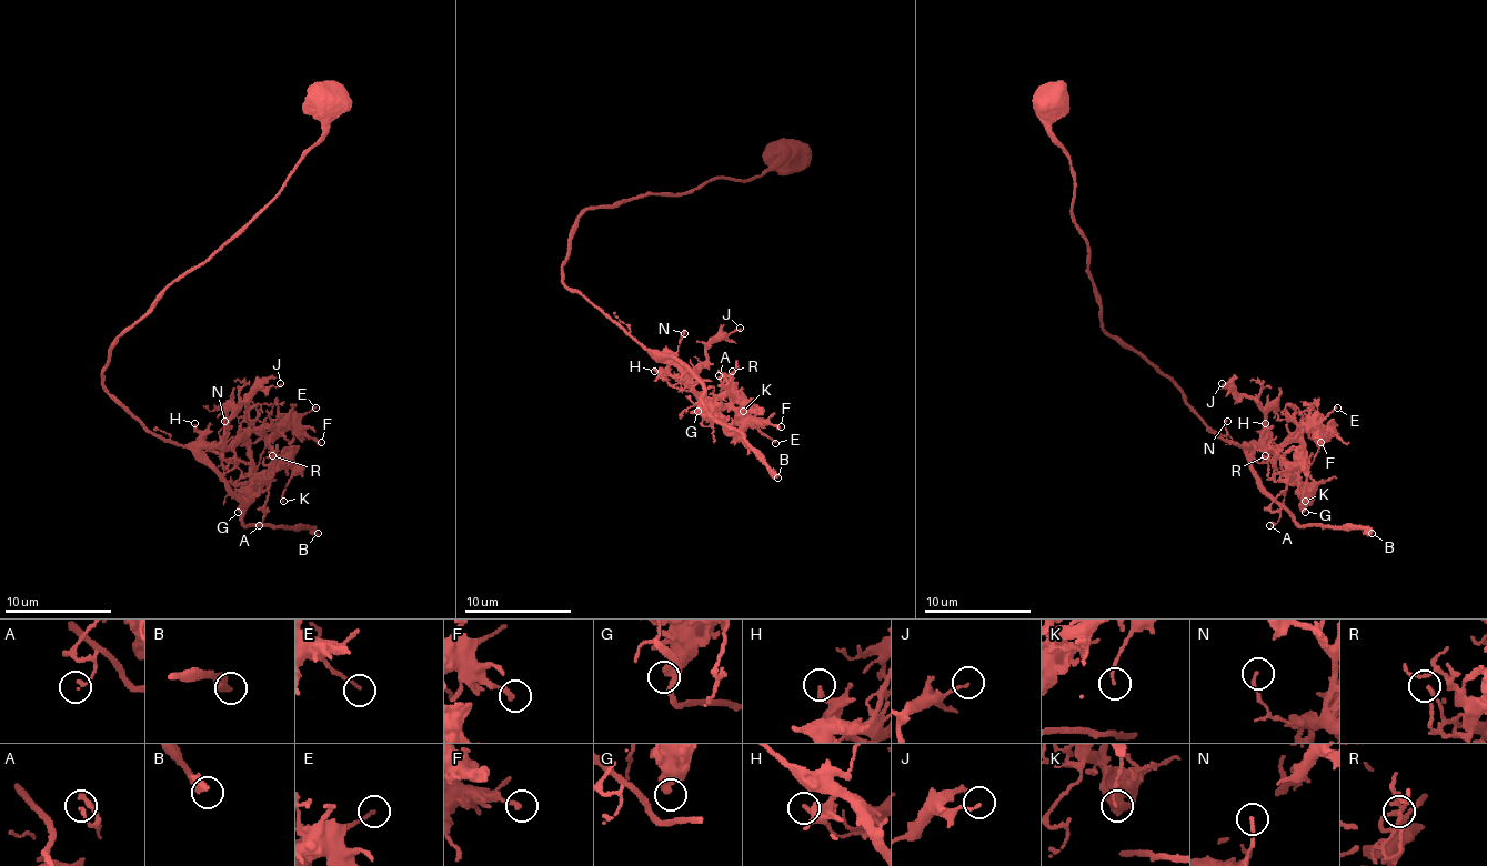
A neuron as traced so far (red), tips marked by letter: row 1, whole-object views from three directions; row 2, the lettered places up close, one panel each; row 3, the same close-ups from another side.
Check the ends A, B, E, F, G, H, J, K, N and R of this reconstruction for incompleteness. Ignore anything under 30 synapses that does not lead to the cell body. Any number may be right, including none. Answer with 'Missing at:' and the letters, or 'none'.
Missing at: B

